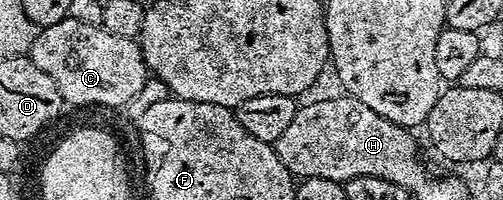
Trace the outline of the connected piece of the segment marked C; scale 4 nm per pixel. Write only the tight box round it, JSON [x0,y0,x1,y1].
[30,16,150,106]

